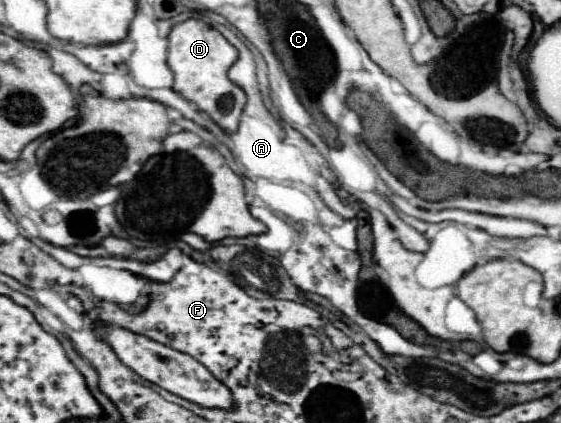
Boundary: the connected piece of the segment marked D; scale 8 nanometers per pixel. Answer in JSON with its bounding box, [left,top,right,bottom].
[167,18,245,132]

